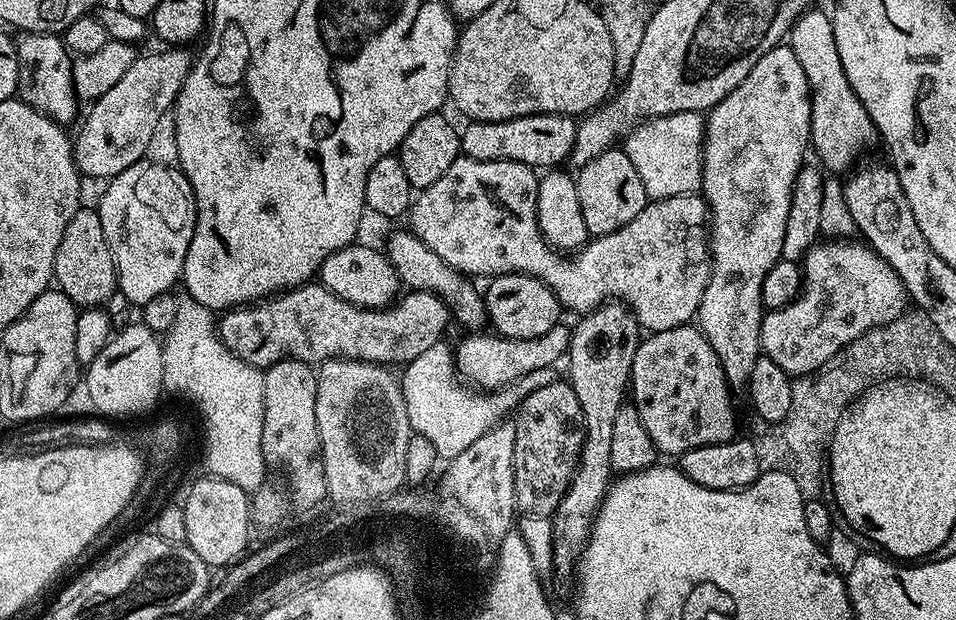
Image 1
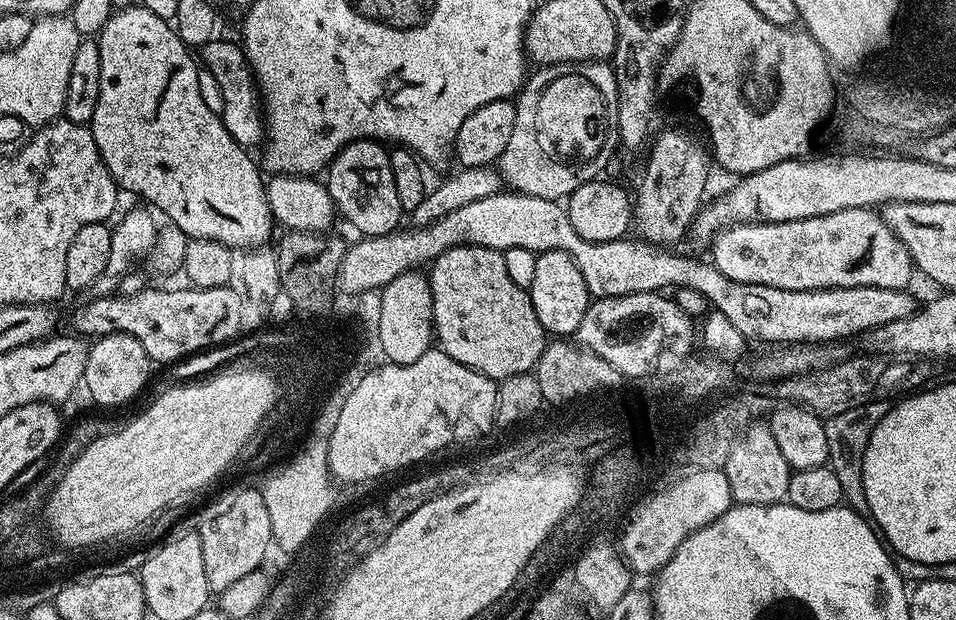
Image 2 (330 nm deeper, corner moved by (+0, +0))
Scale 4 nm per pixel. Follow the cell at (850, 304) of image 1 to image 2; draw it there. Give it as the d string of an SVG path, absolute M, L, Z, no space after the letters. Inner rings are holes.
M843 208L834 214L811 216L782 222L741 222L715 233L711 263L720 272L740 283L806 291L821 288L899 288L909 287L914 276L912 255L890 230L879 211L870 208Z

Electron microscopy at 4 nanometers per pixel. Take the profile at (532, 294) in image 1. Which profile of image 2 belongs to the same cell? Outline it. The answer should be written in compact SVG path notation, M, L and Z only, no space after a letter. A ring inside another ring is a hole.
M458 245L447 249L430 264L430 283L432 288L432 320L435 324L434 336L439 347L447 356L478 370L493 382L523 372L531 373L540 355L544 353L546 333L534 314L532 297L516 285L514 277L508 273L508 264L503 251L479 248L476 245Z

